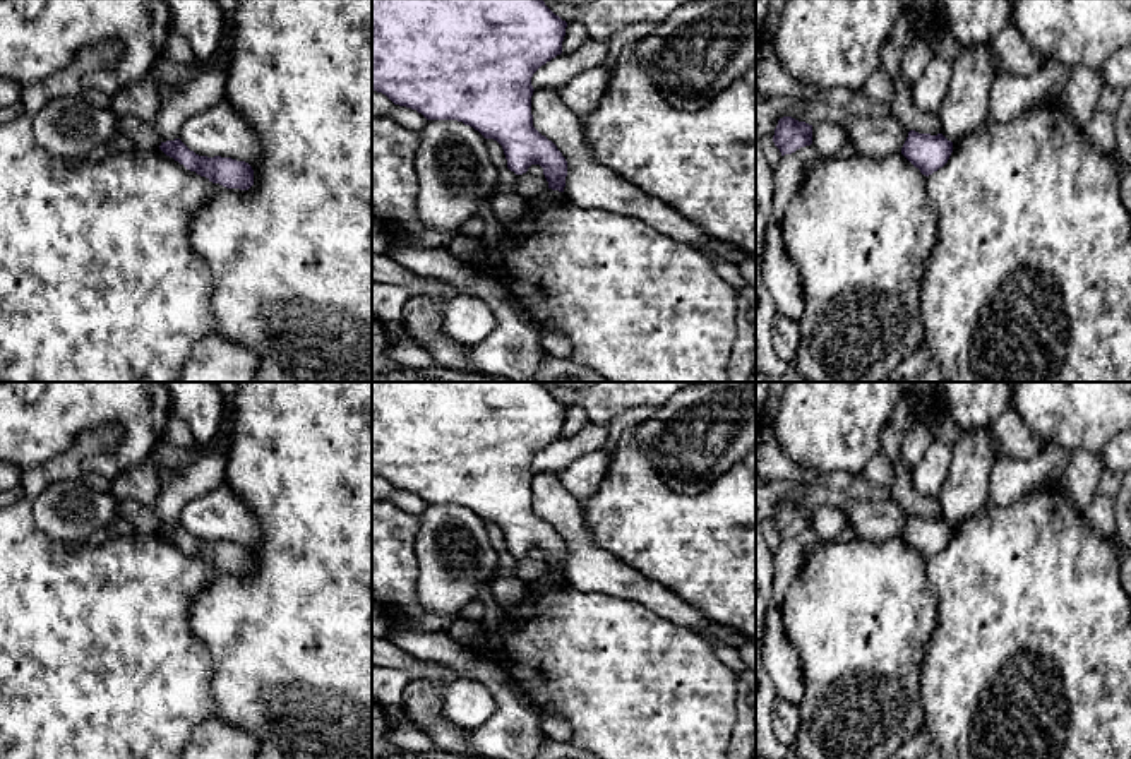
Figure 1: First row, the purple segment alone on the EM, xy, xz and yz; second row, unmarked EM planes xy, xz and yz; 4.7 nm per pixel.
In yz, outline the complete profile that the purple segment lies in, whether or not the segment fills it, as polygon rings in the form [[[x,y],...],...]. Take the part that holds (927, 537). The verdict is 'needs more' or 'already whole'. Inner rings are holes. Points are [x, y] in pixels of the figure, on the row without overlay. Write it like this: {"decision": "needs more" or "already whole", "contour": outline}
{"decision": "already whole", "contour": [[[908,516],[908,521],[901,531],[901,538],[920,553],[922,559],[929,560],[942,552],[953,536],[953,526],[942,517],[919,517]]]}

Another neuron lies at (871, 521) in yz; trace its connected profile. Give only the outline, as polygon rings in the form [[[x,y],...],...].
[[[848,499],[840,509],[852,524],[857,540],[865,541],[883,541],[901,536],[908,516],[912,514],[893,499],[881,504]]]

